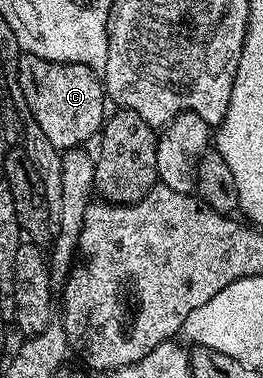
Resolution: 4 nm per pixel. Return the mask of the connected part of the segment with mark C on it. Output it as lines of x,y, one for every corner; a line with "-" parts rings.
30,55
20,56
17,72
19,89
23,92
22,104
30,120
35,121
37,127
41,127
45,139
49,139
49,143
53,143
57,150
66,151
86,146
86,141
91,136
94,138
103,128
109,105
105,100
100,74
96,70
94,73
91,69
94,68
87,63
50,61

